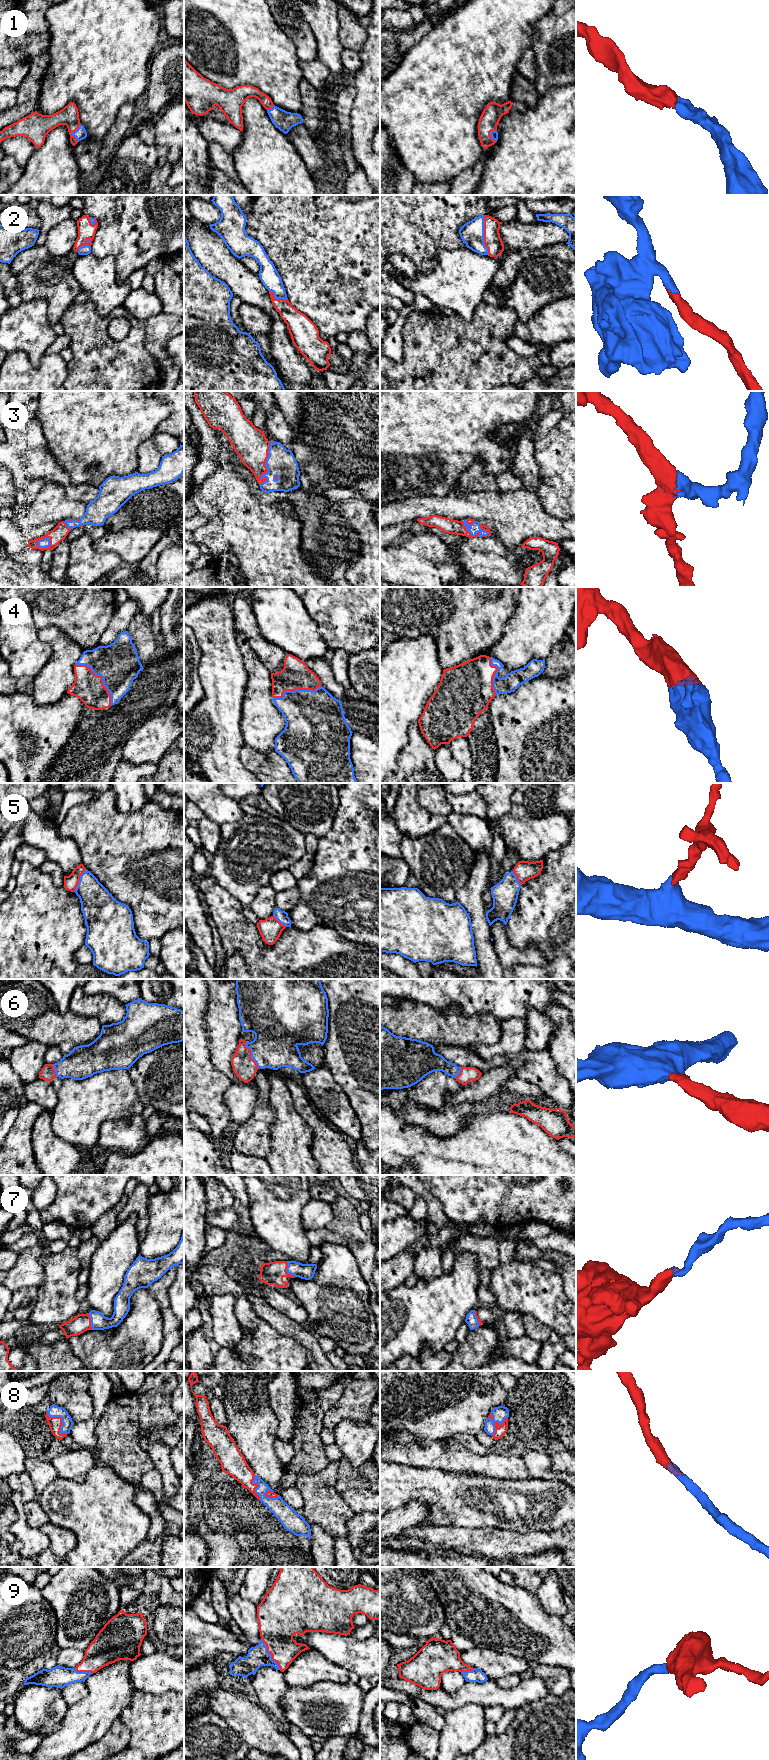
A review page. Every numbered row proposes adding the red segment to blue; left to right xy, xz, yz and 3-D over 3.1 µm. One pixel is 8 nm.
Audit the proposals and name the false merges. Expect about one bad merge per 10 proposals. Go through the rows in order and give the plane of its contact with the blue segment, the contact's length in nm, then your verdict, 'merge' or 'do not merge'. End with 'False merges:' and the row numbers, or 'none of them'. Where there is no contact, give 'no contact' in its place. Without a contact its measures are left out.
1: contact in xy; length 150 nm; merge
2: contact in yz; length 320 nm; merge
3: contact in xz; length 360 nm; merge
4: contact in xy; length 440 nm; merge
5: contact in xy; length 200 nm; merge
6: contact in xz; length 240 nm; merge
7: contact in xz; length 150 nm; merge
8: contact in xy; length 240 nm; merge
9: contact in xz; length 300 nm; merge
False merges: none of them

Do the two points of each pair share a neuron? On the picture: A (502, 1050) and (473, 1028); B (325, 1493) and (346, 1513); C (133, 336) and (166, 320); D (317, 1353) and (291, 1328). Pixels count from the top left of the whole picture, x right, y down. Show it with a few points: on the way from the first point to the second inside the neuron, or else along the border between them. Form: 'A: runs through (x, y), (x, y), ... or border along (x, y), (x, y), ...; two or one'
A: border along (499, 1021), (500, 1038), (497, 1042), (471, 1046); two
B: runs through (330, 1498), (341, 1509); one
C: border along (146, 321), (144, 347), (150, 353); two
D: runs through (311, 1346), (298, 1333); one

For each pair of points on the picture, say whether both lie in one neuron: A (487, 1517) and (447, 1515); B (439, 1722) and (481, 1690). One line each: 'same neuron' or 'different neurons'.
A: same neuron
B: different neurons

